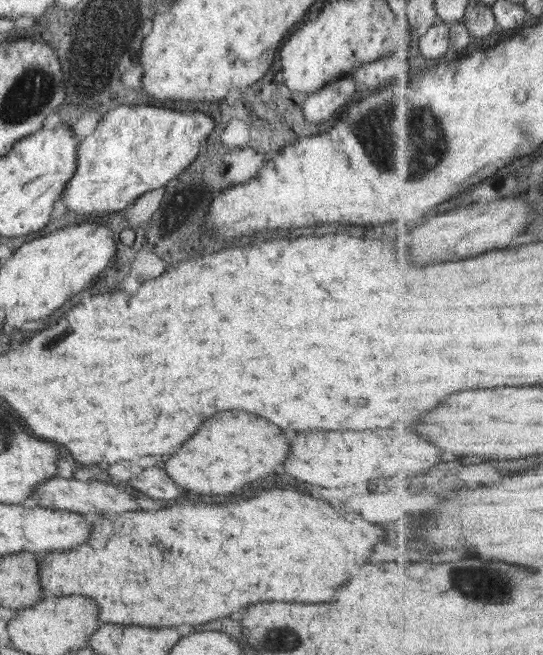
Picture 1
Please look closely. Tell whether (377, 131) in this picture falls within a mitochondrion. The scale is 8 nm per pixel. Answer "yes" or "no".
yes

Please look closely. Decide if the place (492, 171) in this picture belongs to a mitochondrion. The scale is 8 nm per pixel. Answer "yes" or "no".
no

